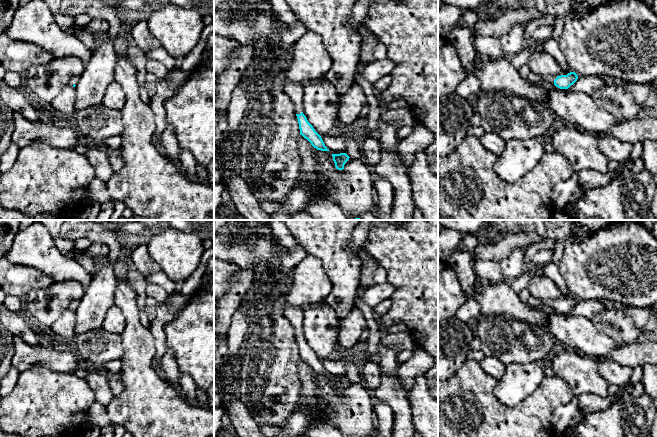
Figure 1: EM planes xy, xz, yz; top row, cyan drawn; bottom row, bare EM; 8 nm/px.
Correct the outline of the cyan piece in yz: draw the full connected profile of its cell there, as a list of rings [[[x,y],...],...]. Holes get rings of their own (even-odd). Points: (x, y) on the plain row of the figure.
[[[530,296],[527,304],[532,308],[539,308],[542,306],[548,306],[554,308],[560,313],[568,313],[573,309],[578,303],[578,300],[575,296],[570,296],[567,299],[561,300],[552,300],[552,299],[538,299],[533,296]]]

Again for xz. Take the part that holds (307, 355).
[[[286,305],[282,313],[293,326],[294,337],[296,338],[299,347],[300,359],[307,363],[317,374],[329,375],[329,373],[325,370],[321,360],[308,346],[303,336],[304,311],[291,305]]]

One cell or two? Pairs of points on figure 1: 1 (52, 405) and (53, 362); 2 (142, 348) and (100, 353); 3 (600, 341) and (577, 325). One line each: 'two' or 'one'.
1: two
2: two
3: one

